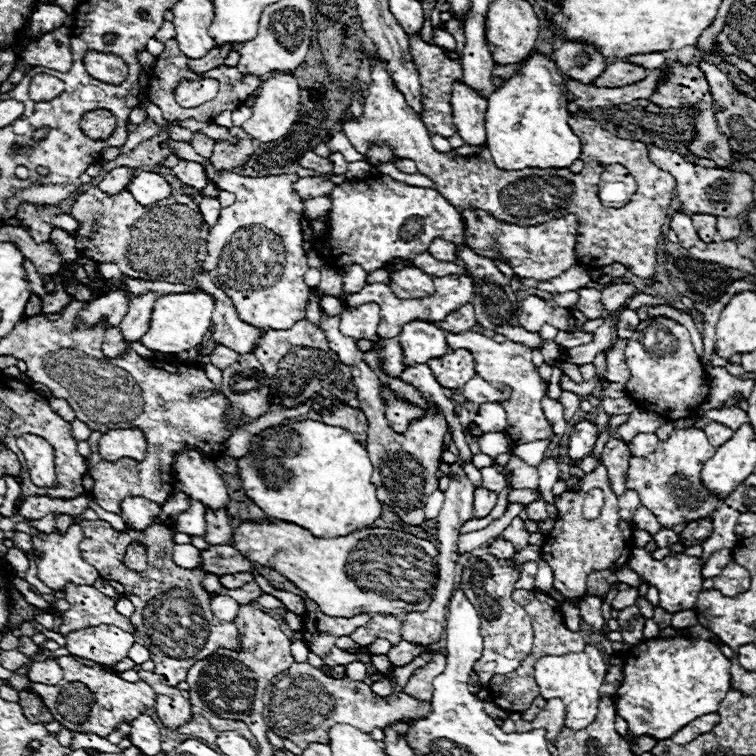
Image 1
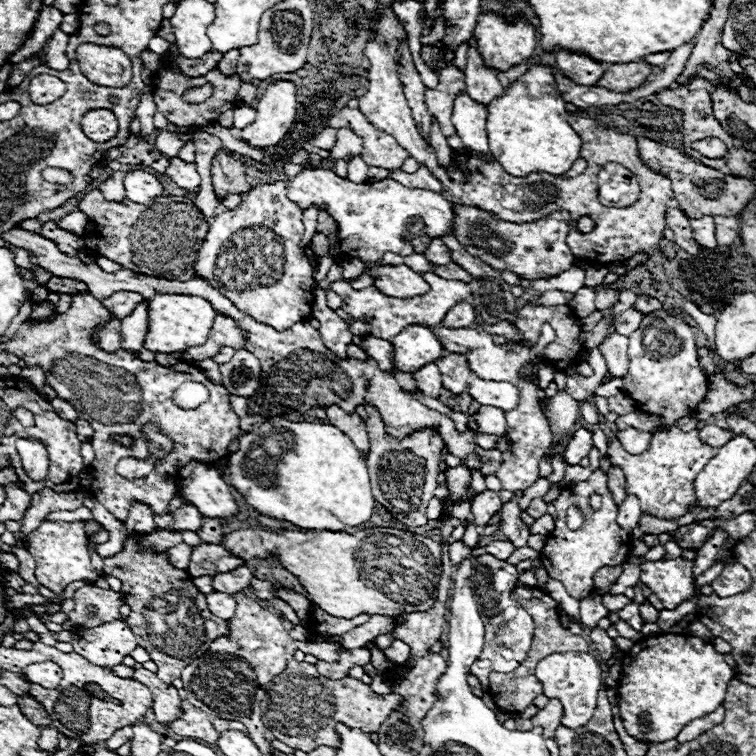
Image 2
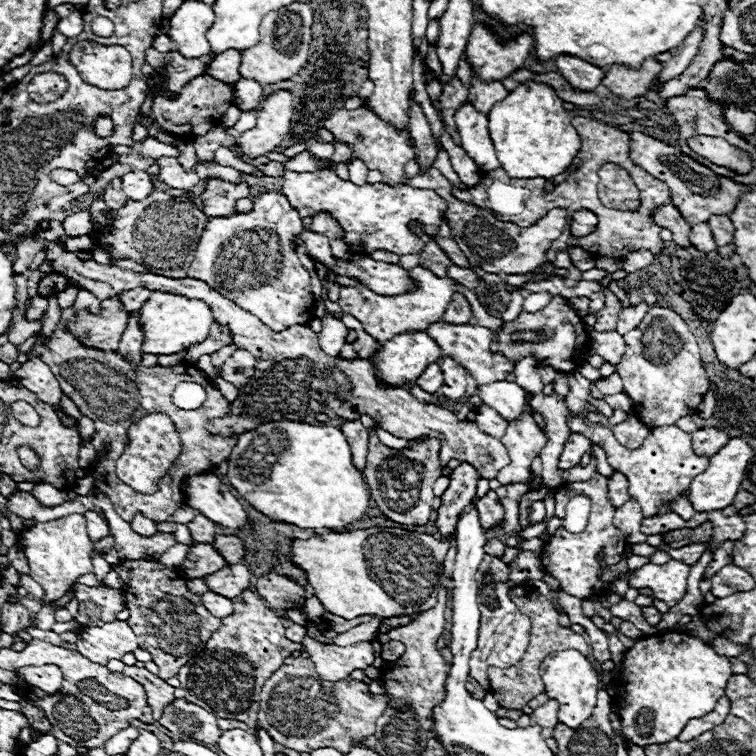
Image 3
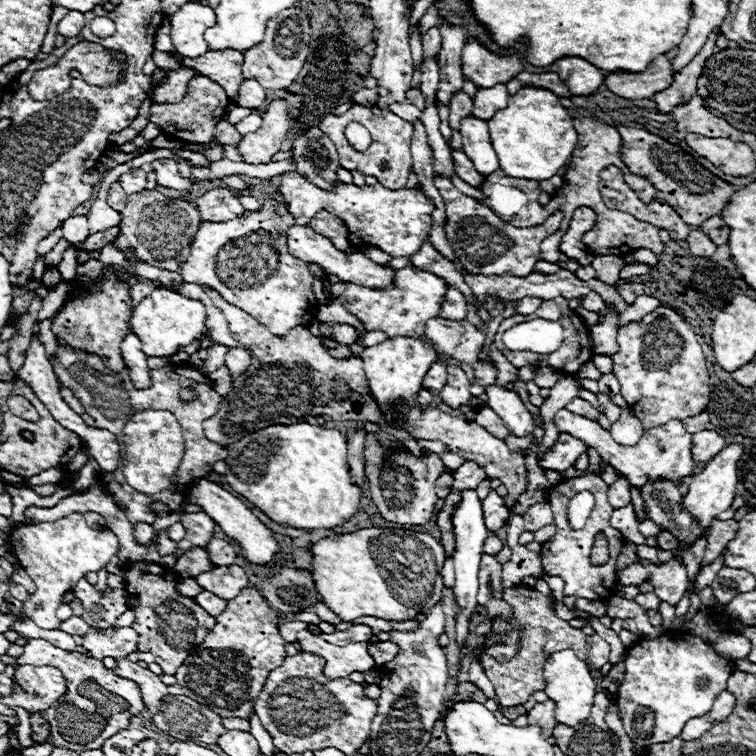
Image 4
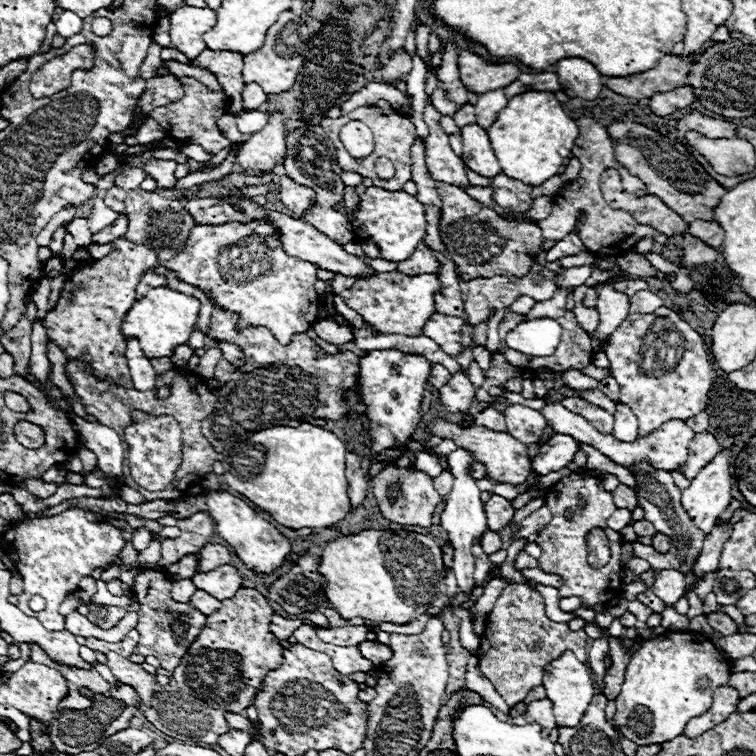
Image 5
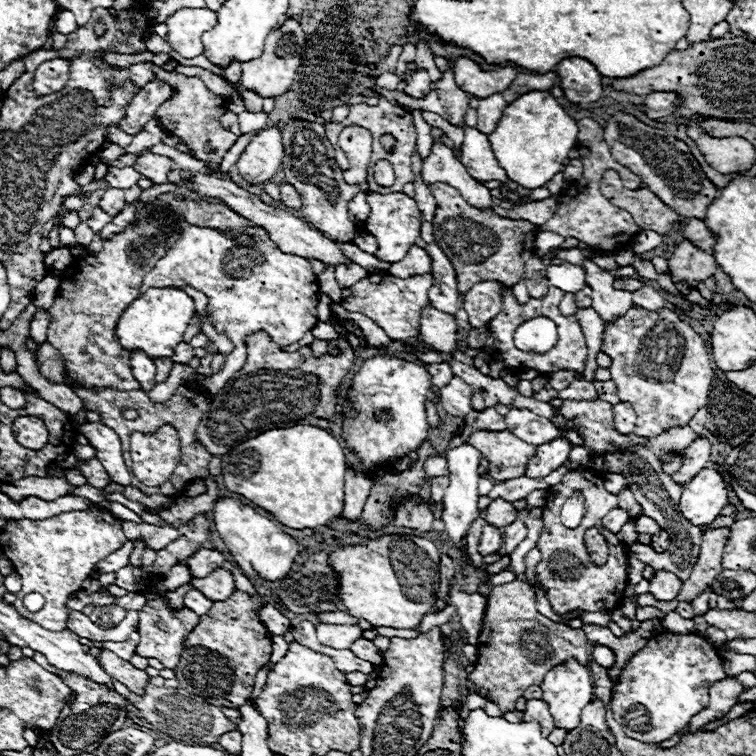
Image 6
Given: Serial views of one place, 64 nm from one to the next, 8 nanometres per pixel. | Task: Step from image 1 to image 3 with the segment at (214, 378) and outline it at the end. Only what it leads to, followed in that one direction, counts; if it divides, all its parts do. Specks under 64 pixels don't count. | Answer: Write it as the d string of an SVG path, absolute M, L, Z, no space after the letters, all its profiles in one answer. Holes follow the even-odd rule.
M202 355L195 366L200 371L208 374L207 377L209 377L209 379L213 379L218 372L218 369L212 365L210 355Z

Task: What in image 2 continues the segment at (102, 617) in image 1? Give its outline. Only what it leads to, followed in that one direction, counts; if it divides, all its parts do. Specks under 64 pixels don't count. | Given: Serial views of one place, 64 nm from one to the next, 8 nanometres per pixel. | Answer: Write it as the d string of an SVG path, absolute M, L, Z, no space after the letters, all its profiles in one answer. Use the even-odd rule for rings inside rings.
M82 586L74 592L74 610L68 620L74 626L94 628L120 618L120 606L124 604L122 594L114 590L102 590L98 586Z

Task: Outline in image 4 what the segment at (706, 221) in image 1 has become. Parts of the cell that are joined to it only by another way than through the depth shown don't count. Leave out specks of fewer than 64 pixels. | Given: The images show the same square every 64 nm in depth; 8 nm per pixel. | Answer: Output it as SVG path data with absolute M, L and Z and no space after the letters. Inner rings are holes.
M698 228L690 230L690 234L686 238L686 244L688 244L688 250L690 250L692 256L702 256L702 258L712 256L714 250L716 250L712 240L706 234L702 234Z

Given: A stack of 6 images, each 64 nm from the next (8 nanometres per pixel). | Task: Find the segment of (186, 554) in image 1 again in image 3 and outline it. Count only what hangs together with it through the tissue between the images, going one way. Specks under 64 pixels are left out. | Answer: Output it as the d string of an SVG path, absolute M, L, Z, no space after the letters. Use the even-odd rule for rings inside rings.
M174 544L174 546L168 548L158 560L160 560L164 566L168 566L168 568L178 568L178 566L182 566L182 562L184 562L184 558L186 558L188 548L190 548L190 546L186 546L186 544Z

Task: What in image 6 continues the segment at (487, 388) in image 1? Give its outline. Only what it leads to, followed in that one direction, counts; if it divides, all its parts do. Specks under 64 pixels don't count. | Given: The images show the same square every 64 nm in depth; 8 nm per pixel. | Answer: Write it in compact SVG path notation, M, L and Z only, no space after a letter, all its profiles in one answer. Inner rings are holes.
M510 410L504 418L508 430L528 444L540 446L560 438L560 430L548 418L542 418L530 410Z

